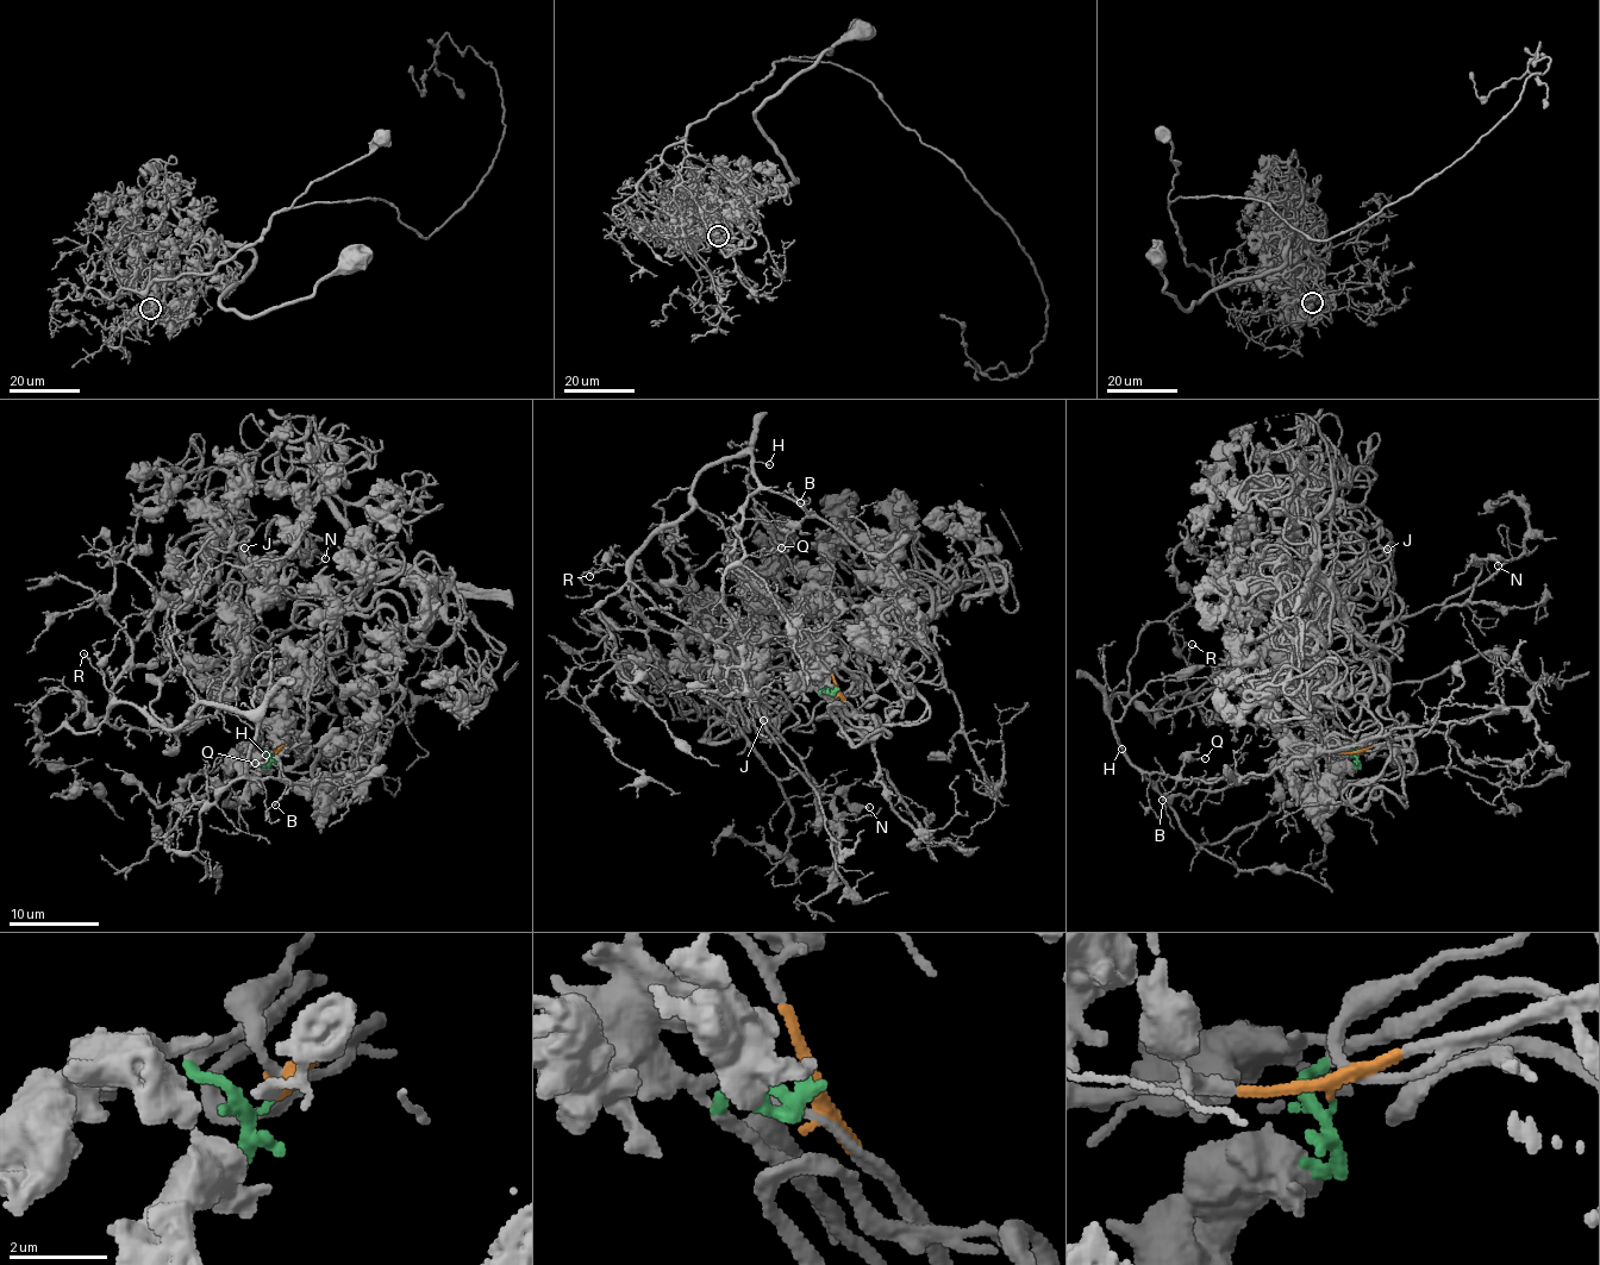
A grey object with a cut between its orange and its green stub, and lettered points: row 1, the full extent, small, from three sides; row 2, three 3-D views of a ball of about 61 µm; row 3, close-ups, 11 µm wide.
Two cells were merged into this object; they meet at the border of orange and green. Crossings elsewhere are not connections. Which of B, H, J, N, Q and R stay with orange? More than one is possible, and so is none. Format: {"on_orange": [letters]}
{"on_orange": ["B", "H", "N", "Q", "R"]}

